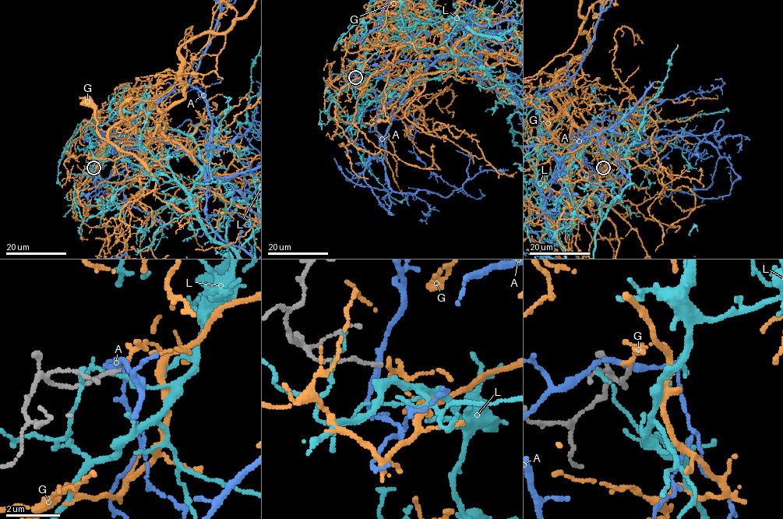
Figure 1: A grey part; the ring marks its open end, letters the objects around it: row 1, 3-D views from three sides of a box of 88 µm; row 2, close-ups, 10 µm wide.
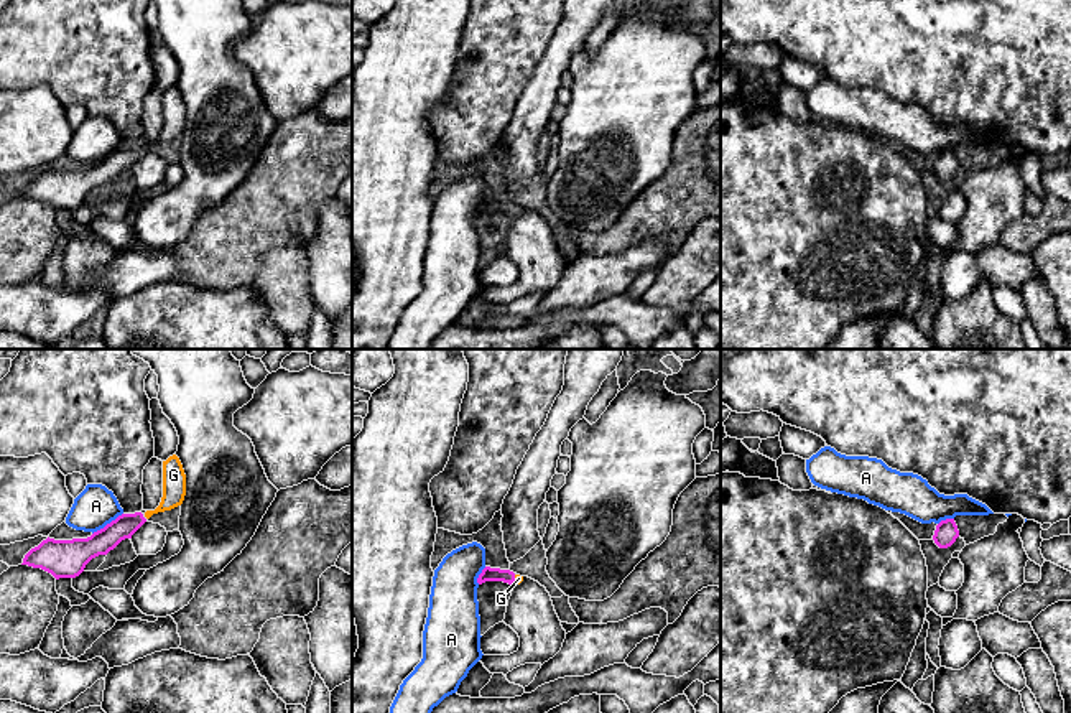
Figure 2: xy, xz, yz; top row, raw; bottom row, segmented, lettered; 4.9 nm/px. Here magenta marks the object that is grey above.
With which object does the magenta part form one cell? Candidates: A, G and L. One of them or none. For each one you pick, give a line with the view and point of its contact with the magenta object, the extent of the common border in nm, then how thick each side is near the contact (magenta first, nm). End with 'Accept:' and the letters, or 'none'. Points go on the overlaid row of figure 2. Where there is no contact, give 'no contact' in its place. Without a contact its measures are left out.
G: contact xz (514, 580); length 50 nm; calibres 70 and 40 nm
Accept: G

